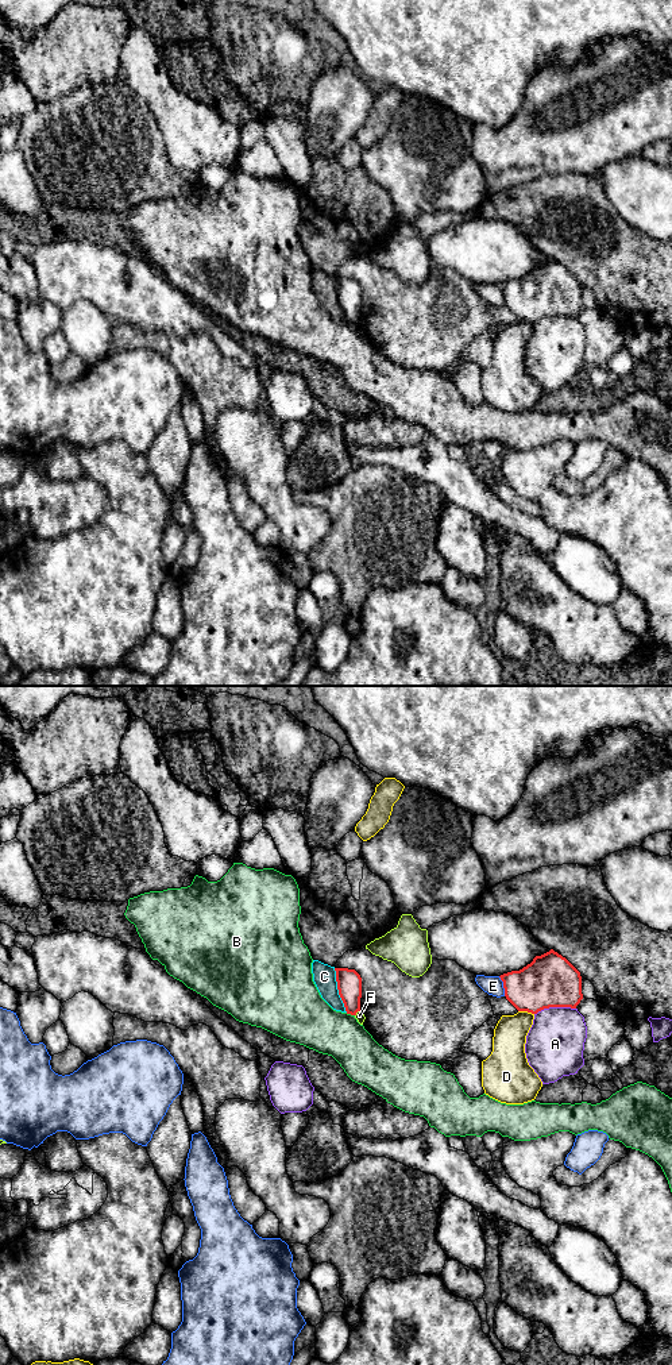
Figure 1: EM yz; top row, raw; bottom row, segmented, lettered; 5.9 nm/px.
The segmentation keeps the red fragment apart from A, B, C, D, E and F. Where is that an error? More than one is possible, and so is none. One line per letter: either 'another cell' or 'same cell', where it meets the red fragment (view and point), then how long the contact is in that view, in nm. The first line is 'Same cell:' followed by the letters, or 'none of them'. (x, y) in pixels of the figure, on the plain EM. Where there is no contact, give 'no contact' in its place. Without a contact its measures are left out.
Same cell: none of them
A: another cell; meets red in yz at (555, 315); contact 260 nm long
B: another cell; meets red in yz at (350, 322); contact 60 nm long
C: another cell; meets red in yz at (338, 297); contact 280 nm long
D: another cell; meets red in yz at (526, 319); contact 100 nm long
E: another cell; meets red in yz at (504, 295); contact 130 nm long
F: another cell; meets red in yz at (356, 320); contact 50 nm long

